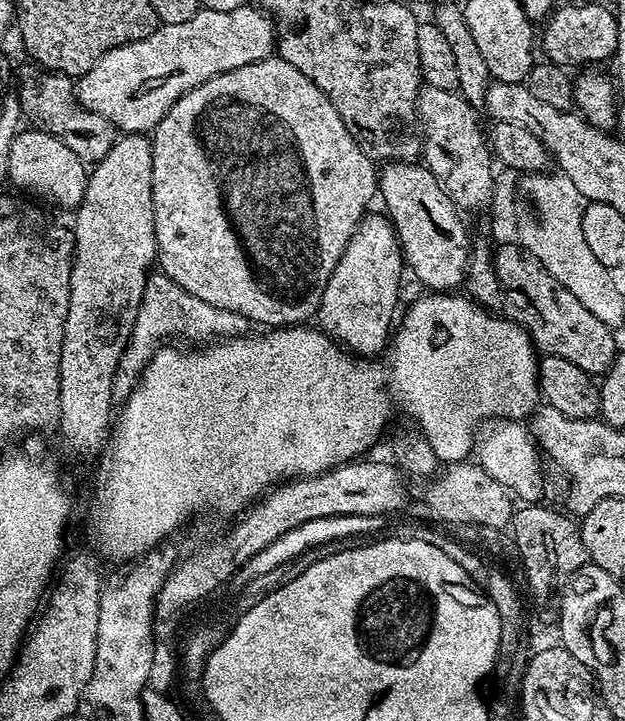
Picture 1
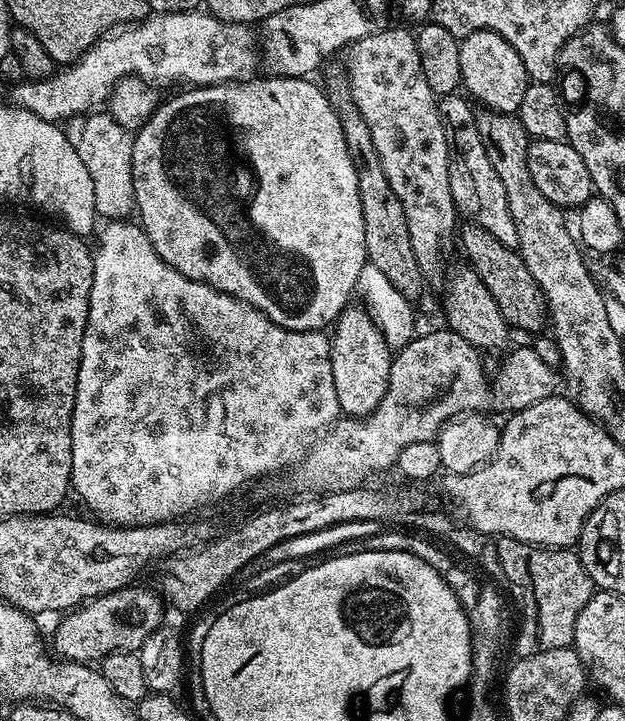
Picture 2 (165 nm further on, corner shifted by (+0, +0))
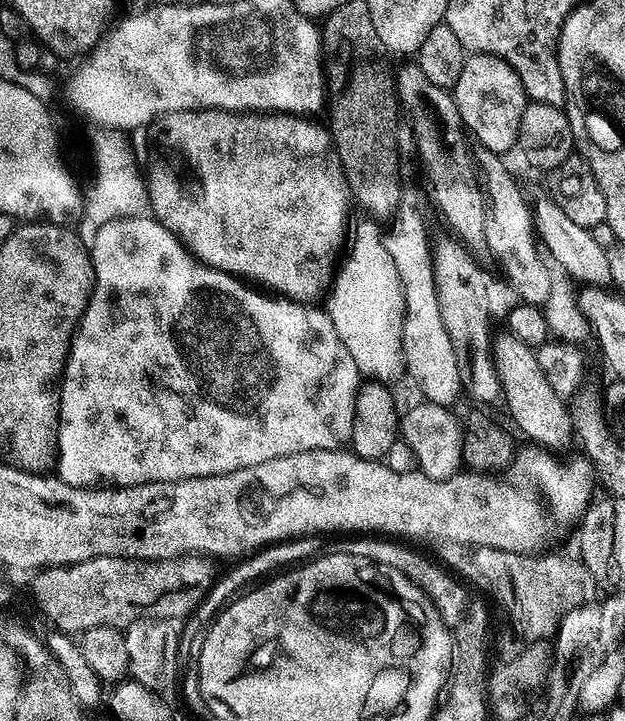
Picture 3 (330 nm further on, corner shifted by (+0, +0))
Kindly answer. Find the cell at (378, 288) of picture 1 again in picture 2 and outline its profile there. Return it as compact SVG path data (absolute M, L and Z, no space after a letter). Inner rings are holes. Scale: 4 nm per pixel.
M363 306L345 308L334 322L330 339L330 362L334 370L334 390L338 390L340 411L345 417L366 417L375 411L386 394L387 379L390 378L394 357L393 349L388 347L380 328Z

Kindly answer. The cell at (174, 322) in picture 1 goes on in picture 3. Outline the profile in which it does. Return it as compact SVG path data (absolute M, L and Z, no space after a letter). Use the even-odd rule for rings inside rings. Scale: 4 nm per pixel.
M148 214L106 222L94 238L90 255L96 281L92 287L92 297L72 338L64 378L60 381L60 429L56 432L54 468L61 480L79 488L91 488L101 481L108 486L132 488L135 484L153 484L155 480L225 476L228 472L258 466L274 458L306 450L327 452L349 443L356 391L360 389L362 374L342 338L338 338L338 330L334 330L334 322L327 311L320 309L319 312L312 308L316 306L305 306L295 300L265 294L259 287L249 286L243 279L202 263L180 243L174 233Z

